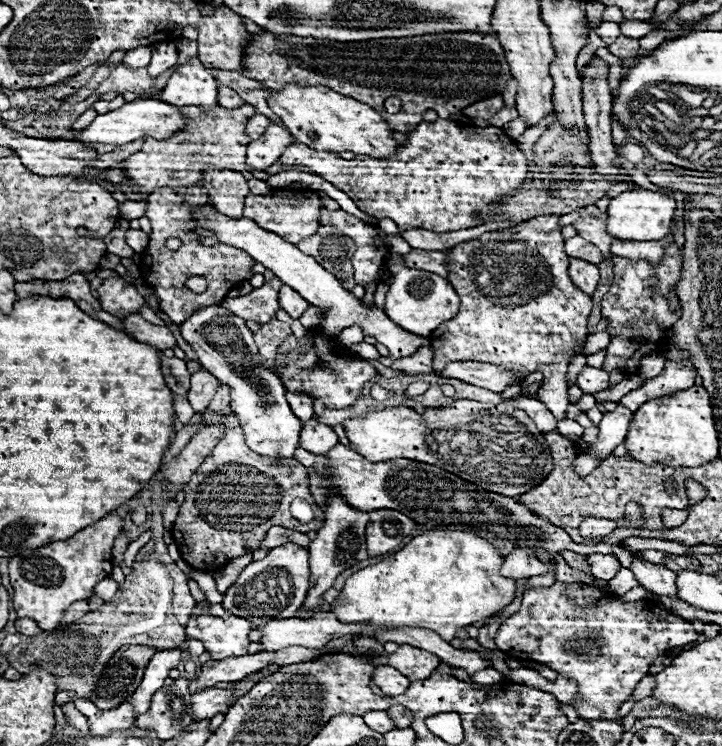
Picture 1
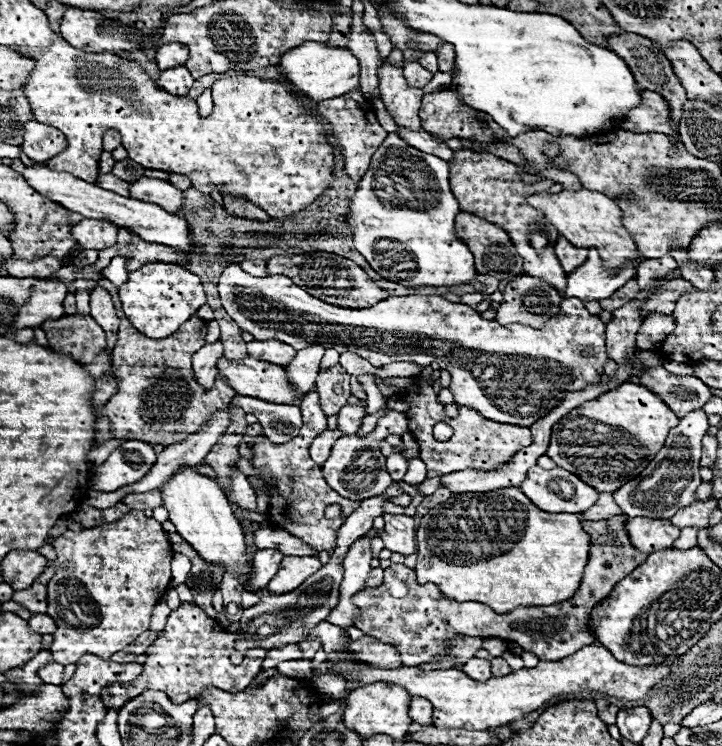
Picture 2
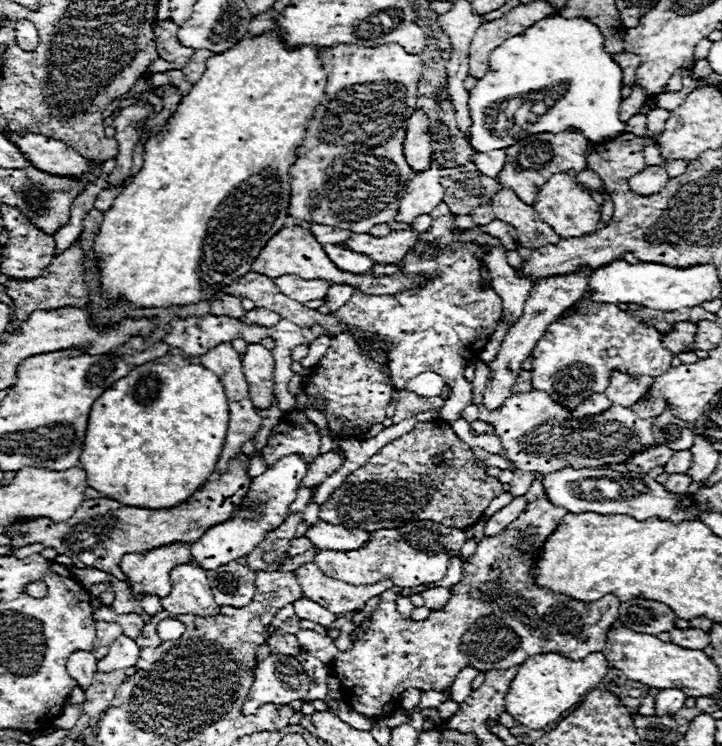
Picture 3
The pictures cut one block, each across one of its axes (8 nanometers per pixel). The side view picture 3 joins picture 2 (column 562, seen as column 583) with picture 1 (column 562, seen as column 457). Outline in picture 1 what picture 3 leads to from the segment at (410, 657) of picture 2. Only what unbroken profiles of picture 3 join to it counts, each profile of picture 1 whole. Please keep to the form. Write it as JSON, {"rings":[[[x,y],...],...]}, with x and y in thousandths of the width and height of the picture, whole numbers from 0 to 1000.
{"rings":[[[770,780],[753,791],[742,791],[742,788],[729,791],[720,818],[695,834],[684,855],[690,871],[698,874],[701,879],[734,882],[795,912],[801,917],[801,928],[798,928],[798,936],[792,938],[792,946],[803,962],[848,965],[856,971],[861,971],[861,960],[856,960],[861,941],[867,941],[875,933],[881,917],[900,901],[903,885],[909,885],[928,869],[950,866],[961,858],[964,858],[964,847],[956,834],[928,823],[925,818],[917,818],[900,804],[856,807],[848,794],[837,796],[834,791],[806,780],[798,780],[798,783]]]}

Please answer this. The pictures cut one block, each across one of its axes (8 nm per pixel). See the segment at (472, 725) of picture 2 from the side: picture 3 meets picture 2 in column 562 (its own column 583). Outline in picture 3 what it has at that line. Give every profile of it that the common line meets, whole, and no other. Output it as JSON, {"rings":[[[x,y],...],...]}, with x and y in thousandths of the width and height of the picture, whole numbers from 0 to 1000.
{"rings":[[[767,874],[734,879],[729,887],[720,890],[717,903],[709,912],[706,925],[701,928],[701,954],[717,971],[726,971],[737,979],[748,979],[756,971],[773,968],[778,962],[778,954],[801,946],[809,938],[809,933],[834,914],[842,898],[845,893],[834,874],[820,874],[806,885],[789,885]]]}

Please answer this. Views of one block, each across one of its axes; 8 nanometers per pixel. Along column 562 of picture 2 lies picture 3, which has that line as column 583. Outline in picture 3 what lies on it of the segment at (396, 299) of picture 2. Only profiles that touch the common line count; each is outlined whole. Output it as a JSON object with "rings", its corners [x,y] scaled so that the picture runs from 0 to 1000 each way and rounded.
{"rings":[[[803,402],[798,405],[795,421],[756,437],[756,448],[745,456],[734,480],[737,517],[795,550],[812,528],[837,525],[842,520],[848,496],[903,507],[922,499],[934,475],[917,464],[914,453],[911,442],[892,437],[884,426],[861,418],[856,410]]]}

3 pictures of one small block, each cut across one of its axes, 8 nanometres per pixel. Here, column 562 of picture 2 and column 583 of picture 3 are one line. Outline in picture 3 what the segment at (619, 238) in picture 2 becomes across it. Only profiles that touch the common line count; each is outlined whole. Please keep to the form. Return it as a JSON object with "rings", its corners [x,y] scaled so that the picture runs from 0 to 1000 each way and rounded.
{"rings":[[[767,233],[767,239],[762,239],[762,244],[745,257],[740,282],[745,282],[748,292],[765,303],[776,319],[806,319],[828,308],[834,273],[823,271],[820,263],[809,257],[789,233]]]}

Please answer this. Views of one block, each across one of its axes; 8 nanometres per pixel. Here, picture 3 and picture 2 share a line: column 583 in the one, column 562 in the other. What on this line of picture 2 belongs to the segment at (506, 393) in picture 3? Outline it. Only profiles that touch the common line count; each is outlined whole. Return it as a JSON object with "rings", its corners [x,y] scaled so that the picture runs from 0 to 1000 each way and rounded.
{"rings":[[[632,201],[626,214],[620,214],[620,220],[623,220],[623,252],[637,273],[637,282],[668,290],[676,298],[695,303],[704,311],[706,322],[712,324],[717,340],[726,346],[726,367],[734,367],[737,373],[748,373],[751,378],[767,383],[776,394],[781,394],[784,365],[778,362],[767,340],[767,324],[773,322],[773,311],[767,308],[767,303],[762,303],[753,295],[748,282],[729,273],[731,260],[753,257],[767,244],[751,241],[742,247],[726,247],[717,236],[715,220],[673,204]]]}

